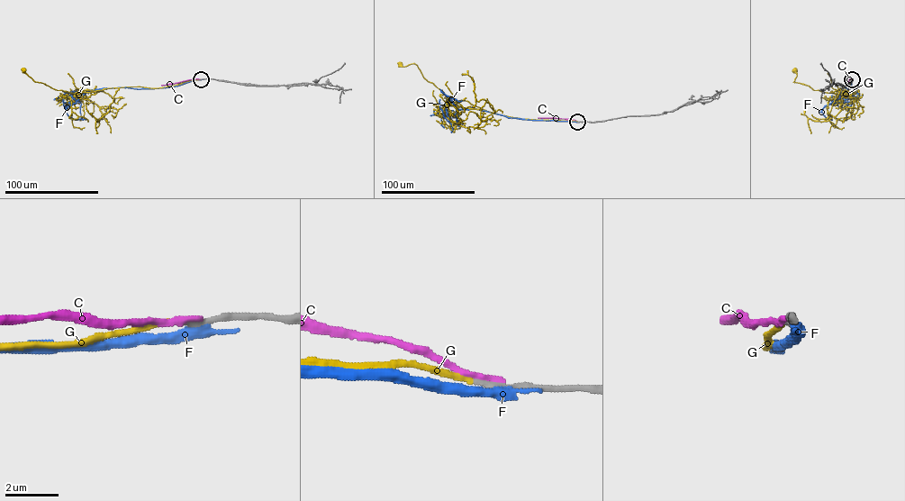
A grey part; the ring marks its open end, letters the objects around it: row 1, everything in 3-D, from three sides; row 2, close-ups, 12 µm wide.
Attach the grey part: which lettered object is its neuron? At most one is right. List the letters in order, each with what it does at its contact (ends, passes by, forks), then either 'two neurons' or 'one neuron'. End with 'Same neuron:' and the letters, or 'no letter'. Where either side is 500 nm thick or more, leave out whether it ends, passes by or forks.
C: it ends there; two neurons
F: it passes by; two neurons
G: it ends there; one neuron
Same neuron: G

